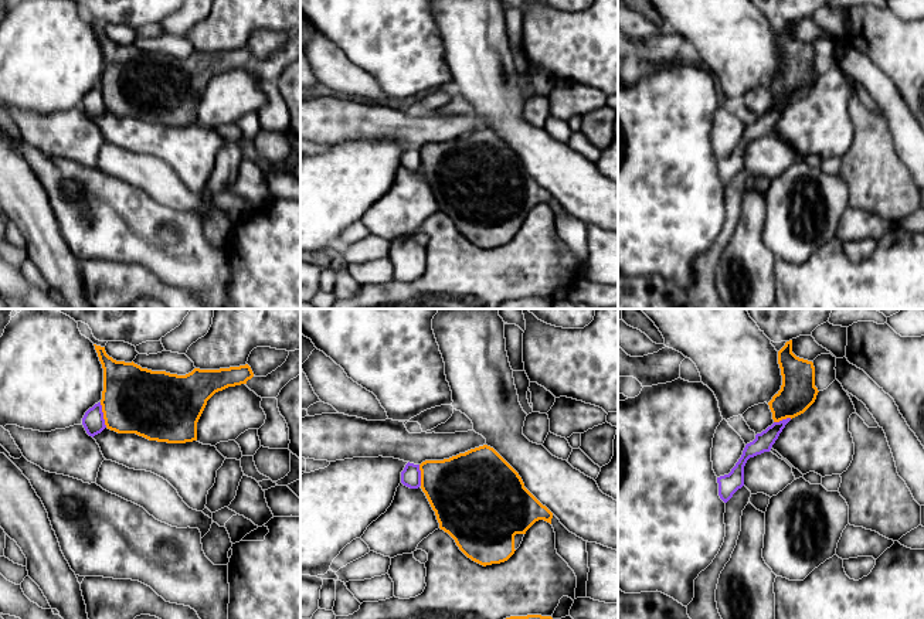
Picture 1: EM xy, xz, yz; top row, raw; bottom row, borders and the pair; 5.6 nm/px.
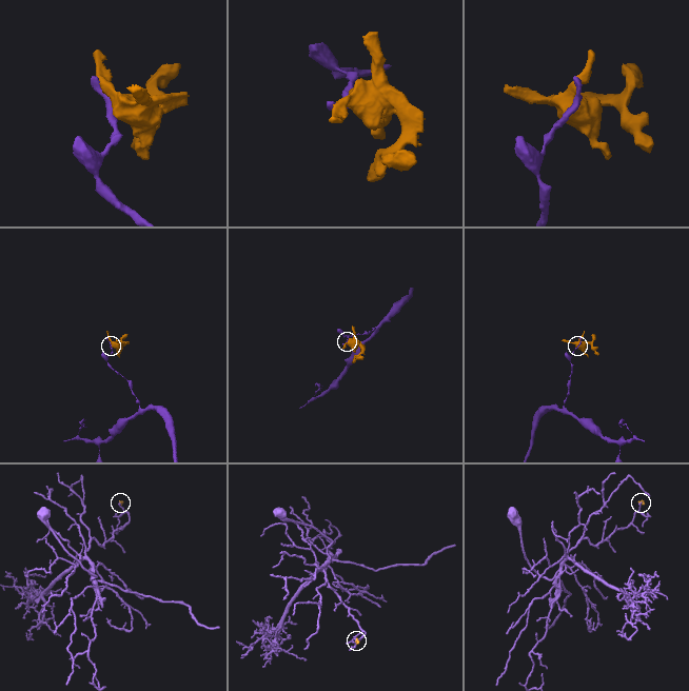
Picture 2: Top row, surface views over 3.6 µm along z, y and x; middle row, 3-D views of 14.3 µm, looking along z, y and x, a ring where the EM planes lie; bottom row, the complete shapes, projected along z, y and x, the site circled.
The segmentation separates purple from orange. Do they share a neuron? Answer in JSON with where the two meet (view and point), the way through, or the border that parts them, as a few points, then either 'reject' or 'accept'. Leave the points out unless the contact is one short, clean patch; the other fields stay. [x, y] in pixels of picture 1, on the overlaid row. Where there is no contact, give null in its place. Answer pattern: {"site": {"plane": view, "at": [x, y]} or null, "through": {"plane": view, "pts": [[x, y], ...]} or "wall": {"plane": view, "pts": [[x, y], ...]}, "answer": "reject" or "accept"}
{"site": {"plane": "xy", "at": [102, 415]}, "answer": "reject"}

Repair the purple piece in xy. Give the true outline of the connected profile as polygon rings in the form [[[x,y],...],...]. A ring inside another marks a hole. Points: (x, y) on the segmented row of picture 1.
[[[101,402],[95,404],[85,412],[82,425],[86,433],[92,438],[106,428]]]

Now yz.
[[[791,418],[774,422],[765,431],[757,433],[755,439],[745,445],[741,458],[731,469],[731,472],[728,475],[717,477],[719,496],[724,503],[727,503],[733,494],[744,486],[744,466],[747,460],[764,452],[770,452],[789,421]]]

